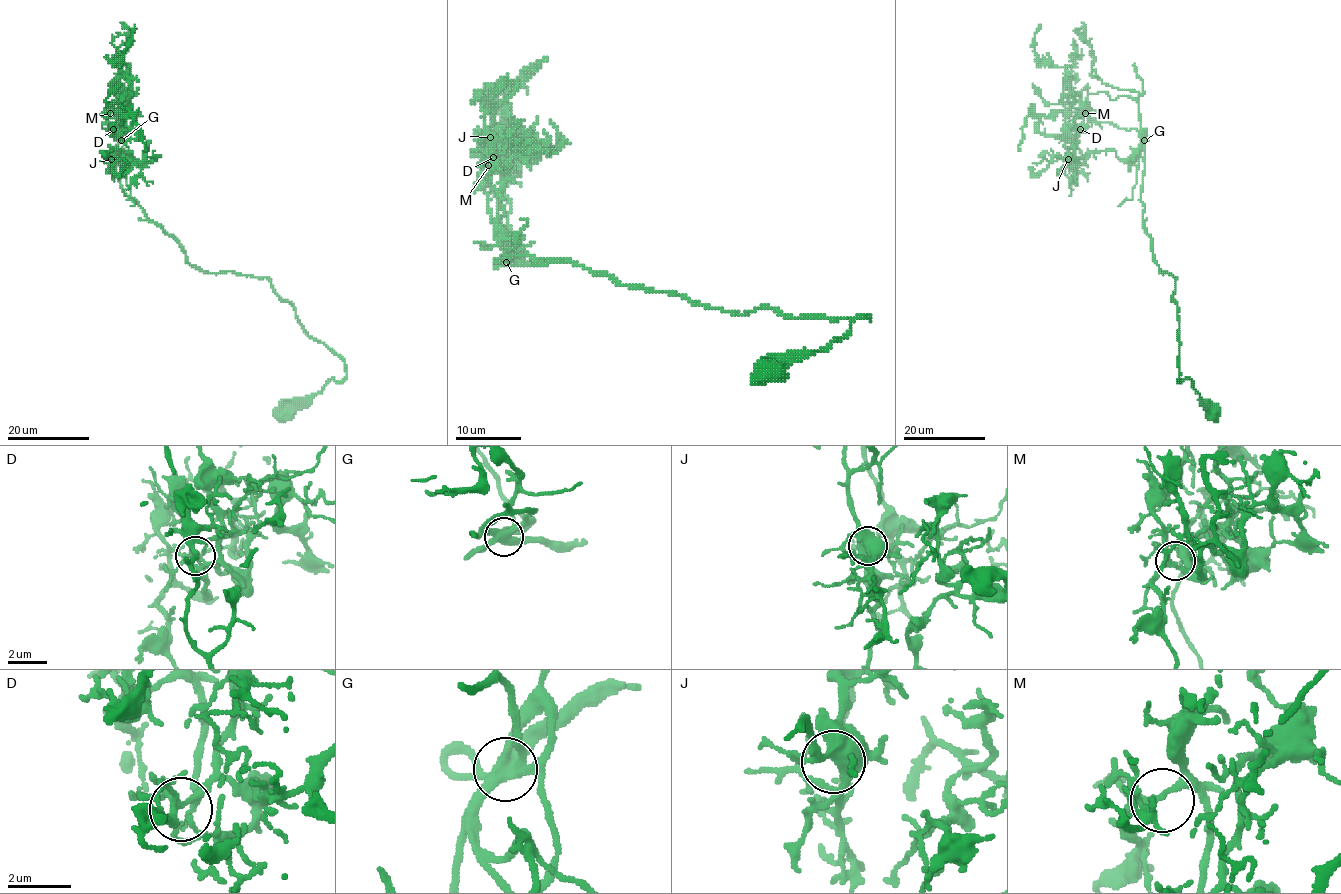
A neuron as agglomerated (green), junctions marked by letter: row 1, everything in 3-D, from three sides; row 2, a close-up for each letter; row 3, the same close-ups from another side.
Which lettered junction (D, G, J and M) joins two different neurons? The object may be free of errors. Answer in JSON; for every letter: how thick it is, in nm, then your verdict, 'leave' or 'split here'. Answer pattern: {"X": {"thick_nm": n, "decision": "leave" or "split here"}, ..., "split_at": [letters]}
{"D": {"thick_nm": 200, "decision": "leave"}, "G": {"thick_nm": 440, "decision": "leave"}, "J": {"thick_nm": 440, "decision": "leave"}, "M": {"thick_nm": 200, "decision": "leave"}, "split_at": []}

